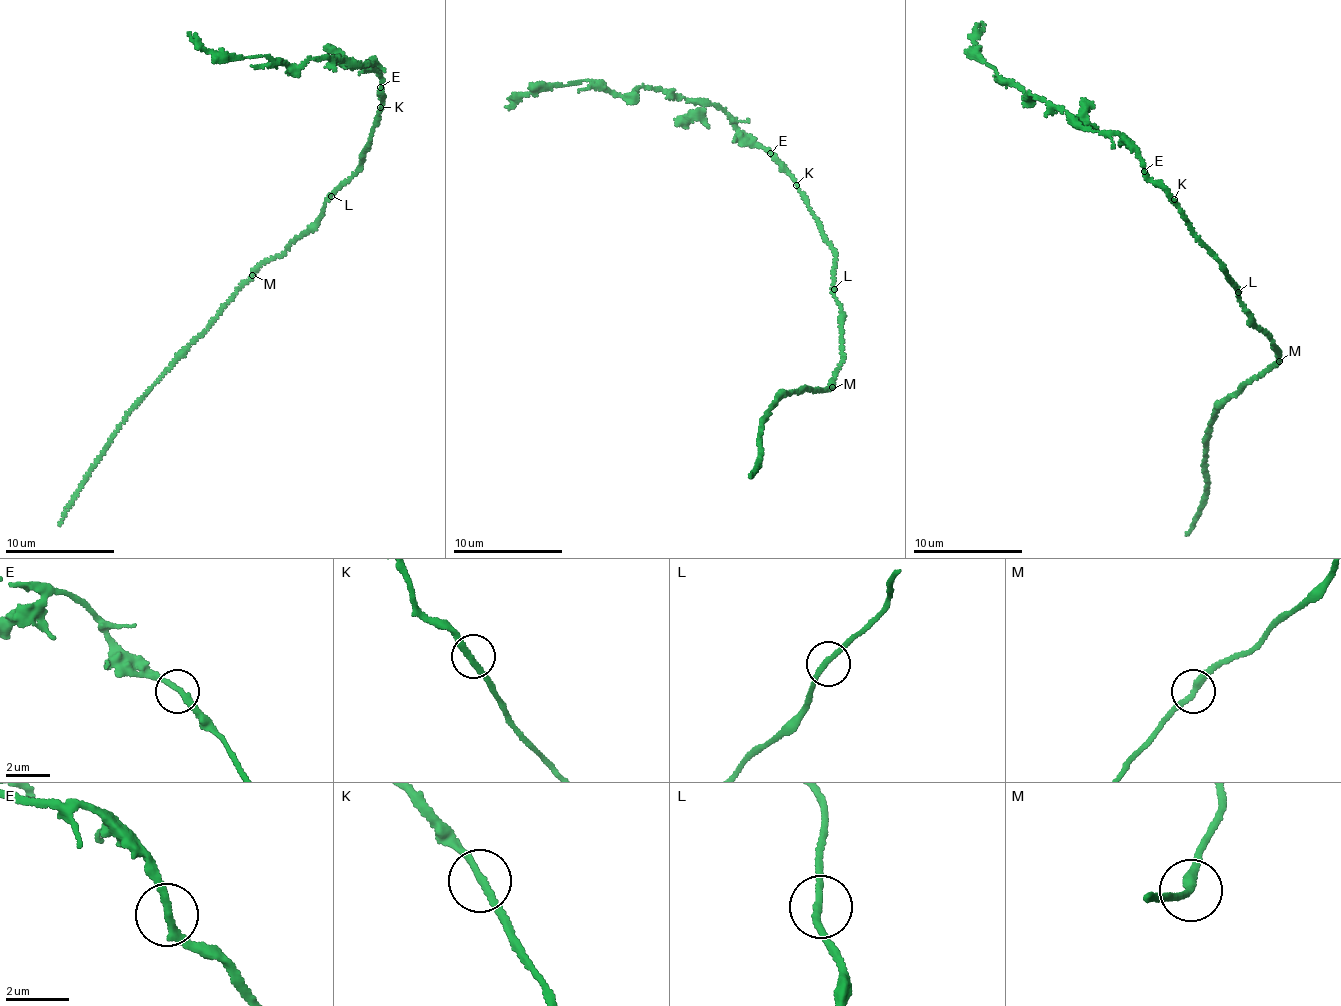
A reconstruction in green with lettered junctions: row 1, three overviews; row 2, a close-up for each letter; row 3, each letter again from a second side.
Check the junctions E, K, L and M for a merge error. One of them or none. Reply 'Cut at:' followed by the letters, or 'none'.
Cut at: none

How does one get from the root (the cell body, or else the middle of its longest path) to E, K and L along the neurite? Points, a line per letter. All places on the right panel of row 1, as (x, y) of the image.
E: (1231, 279), (1217, 255), (1193, 231), (1179, 204), (1144, 171)
K: (1231, 279), (1217, 255), (1193, 231), (1174, 199)
L: (1231, 279), (1231, 284), (1238, 292)

